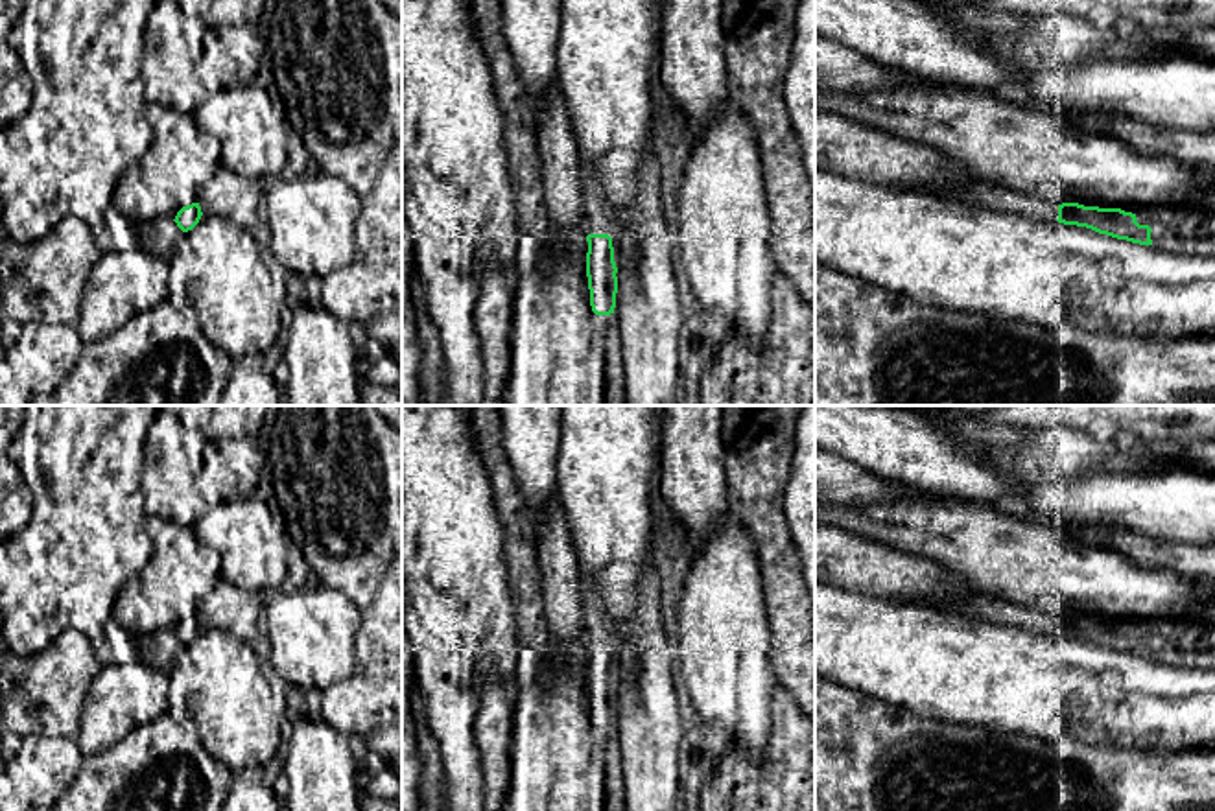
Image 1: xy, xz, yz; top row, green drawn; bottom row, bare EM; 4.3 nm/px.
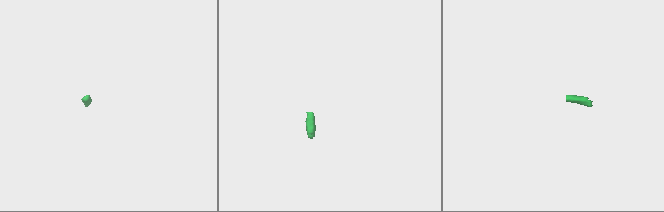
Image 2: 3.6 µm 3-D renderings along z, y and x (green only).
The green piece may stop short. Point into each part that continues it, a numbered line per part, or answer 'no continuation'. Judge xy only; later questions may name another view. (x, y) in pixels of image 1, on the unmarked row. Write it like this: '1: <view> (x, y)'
no continuation

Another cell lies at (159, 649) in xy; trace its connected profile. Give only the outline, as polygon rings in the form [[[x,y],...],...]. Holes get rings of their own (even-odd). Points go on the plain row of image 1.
[[[157,630],[144,636],[136,636],[135,647],[138,662],[164,675],[170,675],[184,645],[177,640],[173,632]]]

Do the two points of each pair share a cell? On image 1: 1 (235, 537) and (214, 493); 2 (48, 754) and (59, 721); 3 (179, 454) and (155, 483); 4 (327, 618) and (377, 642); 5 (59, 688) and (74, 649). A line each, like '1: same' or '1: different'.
1: different
2: different
3: same
4: different
5: same

